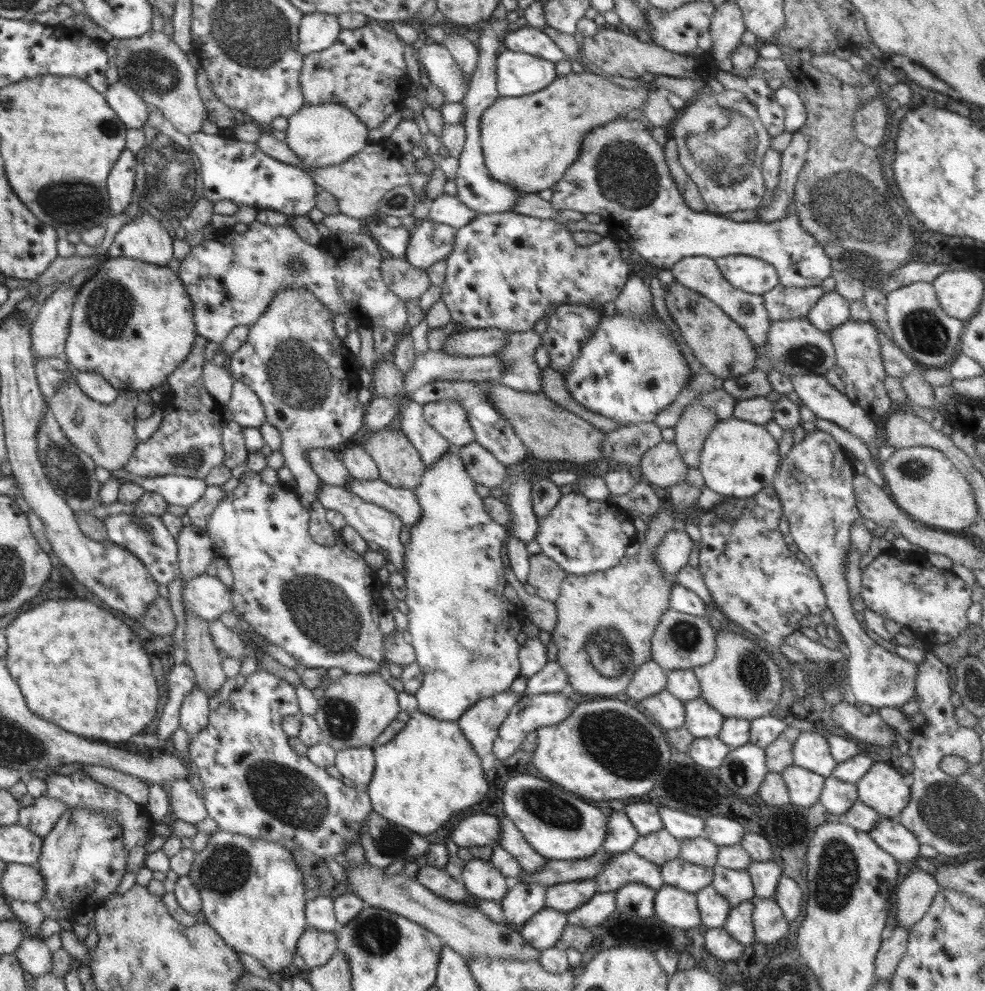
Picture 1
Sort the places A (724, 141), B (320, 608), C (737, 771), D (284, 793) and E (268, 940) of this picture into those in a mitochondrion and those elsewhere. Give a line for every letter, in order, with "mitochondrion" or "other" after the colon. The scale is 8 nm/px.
A: mitochondrion
B: mitochondrion
C: mitochondrion
D: mitochondrion
E: other

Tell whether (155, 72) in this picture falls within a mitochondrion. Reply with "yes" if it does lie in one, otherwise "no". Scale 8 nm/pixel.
yes

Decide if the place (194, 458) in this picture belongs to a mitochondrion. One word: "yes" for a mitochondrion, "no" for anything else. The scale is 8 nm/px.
yes

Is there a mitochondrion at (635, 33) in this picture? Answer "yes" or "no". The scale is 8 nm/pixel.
no

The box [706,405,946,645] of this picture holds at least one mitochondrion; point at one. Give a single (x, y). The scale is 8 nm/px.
(917, 470)

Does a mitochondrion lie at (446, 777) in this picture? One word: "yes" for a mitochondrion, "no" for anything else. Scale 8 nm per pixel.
no

